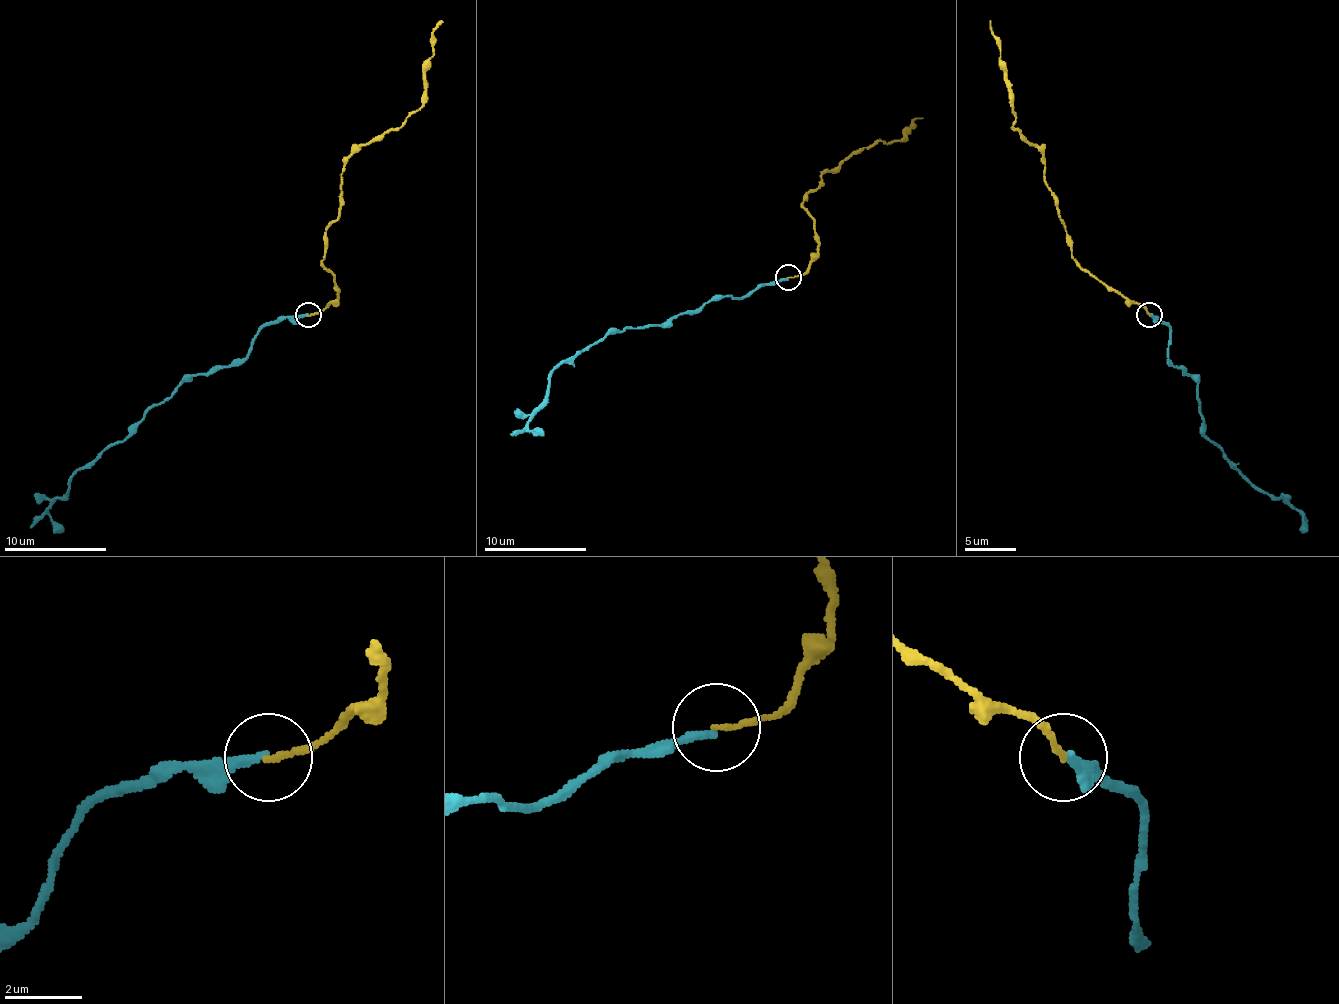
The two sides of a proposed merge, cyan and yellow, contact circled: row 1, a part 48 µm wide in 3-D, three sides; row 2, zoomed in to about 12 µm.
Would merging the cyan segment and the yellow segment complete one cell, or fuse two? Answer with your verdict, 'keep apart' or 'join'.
join

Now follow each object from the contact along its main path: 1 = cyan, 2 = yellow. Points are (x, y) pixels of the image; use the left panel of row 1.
1: (307, 315), (279, 315), (264, 326), (244, 359), (190, 376), (83, 466), (47, 509), (63, 532)
2: (307, 315), (338, 298), (322, 264), (343, 165), (422, 104), (432, 30), (442, 20)

